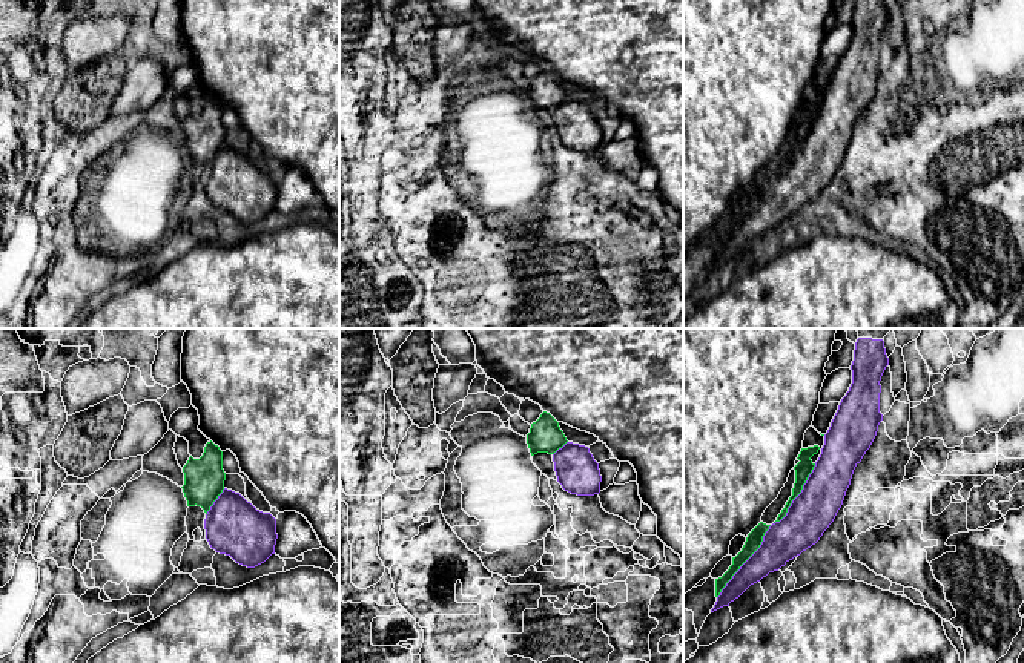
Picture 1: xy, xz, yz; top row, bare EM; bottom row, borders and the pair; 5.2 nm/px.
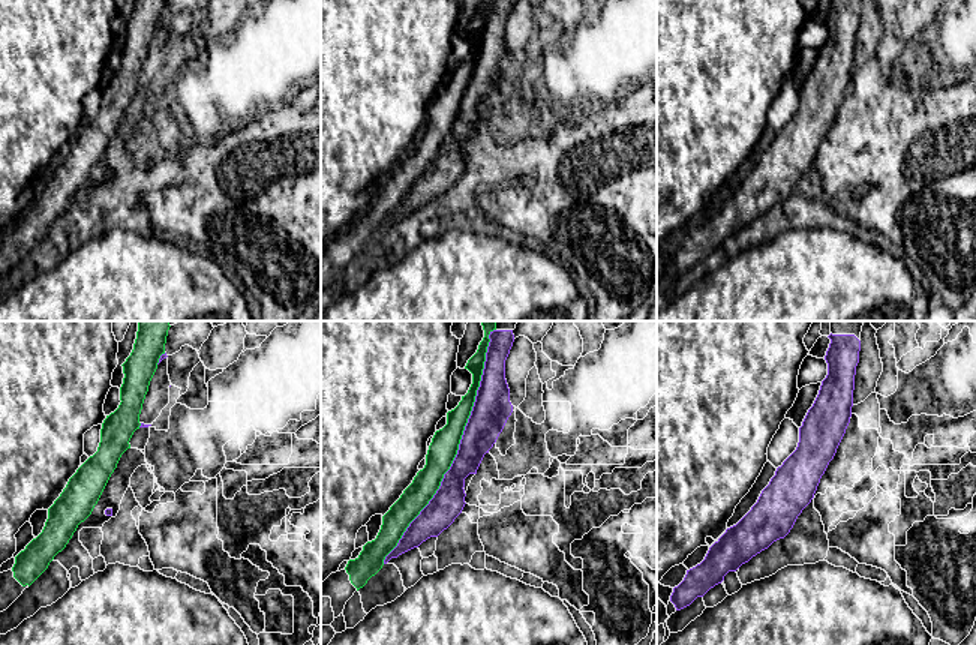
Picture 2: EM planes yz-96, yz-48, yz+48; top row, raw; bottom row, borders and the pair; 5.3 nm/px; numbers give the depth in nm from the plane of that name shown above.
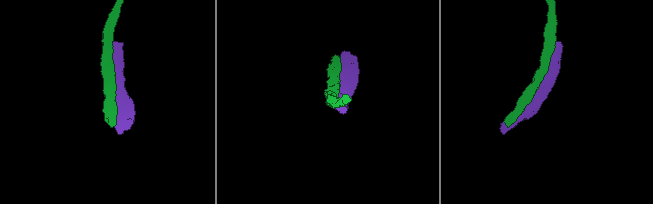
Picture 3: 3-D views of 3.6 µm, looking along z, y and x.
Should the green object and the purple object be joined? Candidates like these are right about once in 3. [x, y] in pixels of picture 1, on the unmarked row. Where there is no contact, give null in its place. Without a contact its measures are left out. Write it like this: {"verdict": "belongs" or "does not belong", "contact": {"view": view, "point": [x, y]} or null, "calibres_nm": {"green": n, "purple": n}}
{"verdict": "does not belong", "contact": {"view": "yz", "point": [745, 217]}, "calibres_nm": {"green": 90, "purple": 200}}

